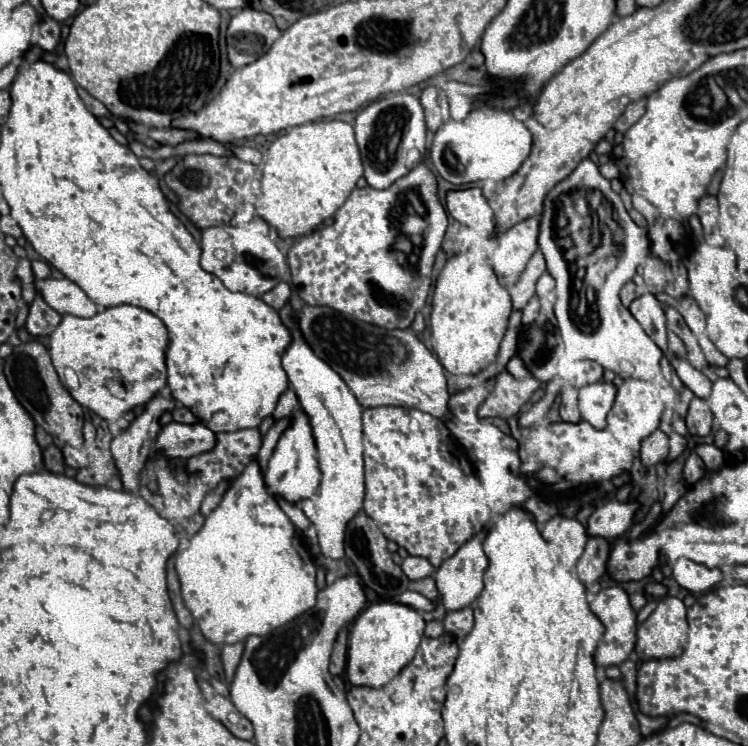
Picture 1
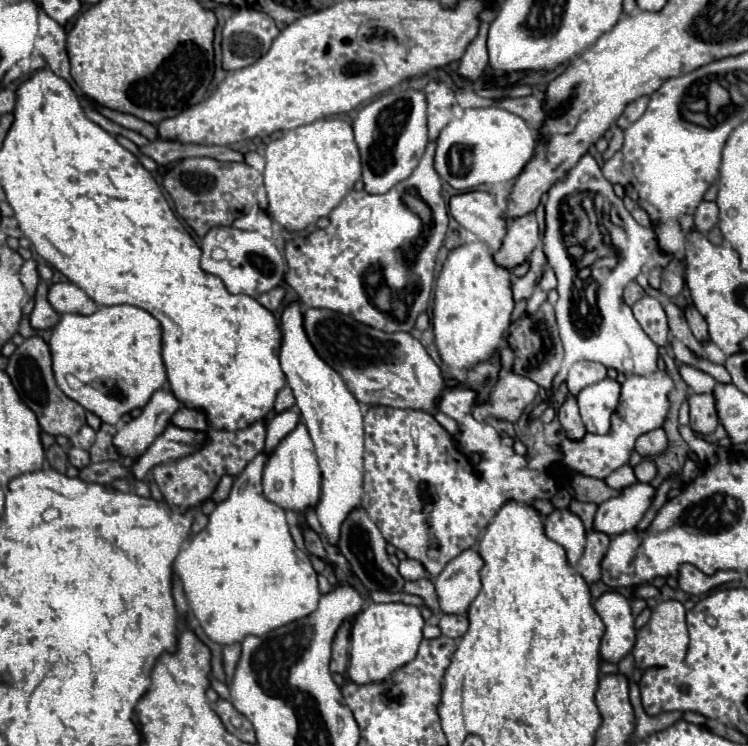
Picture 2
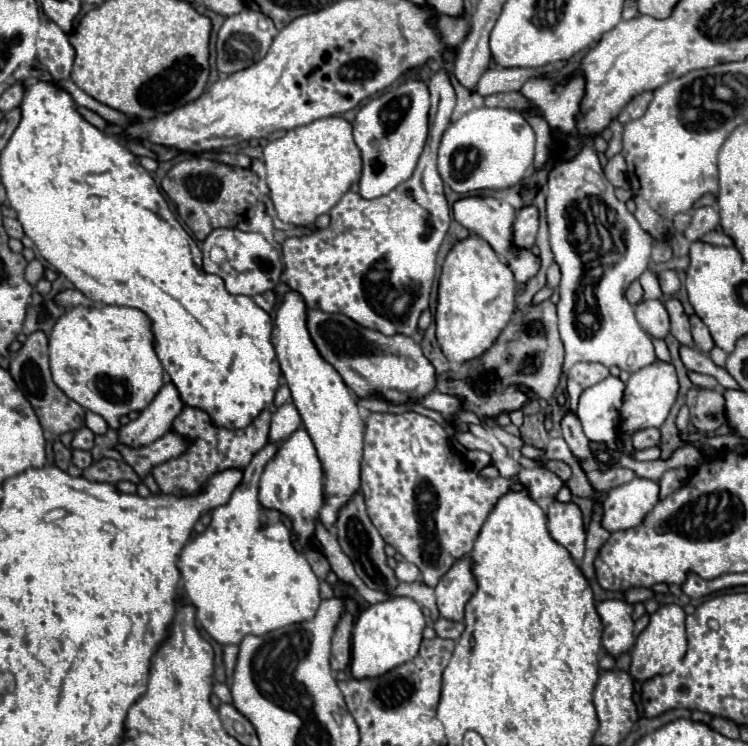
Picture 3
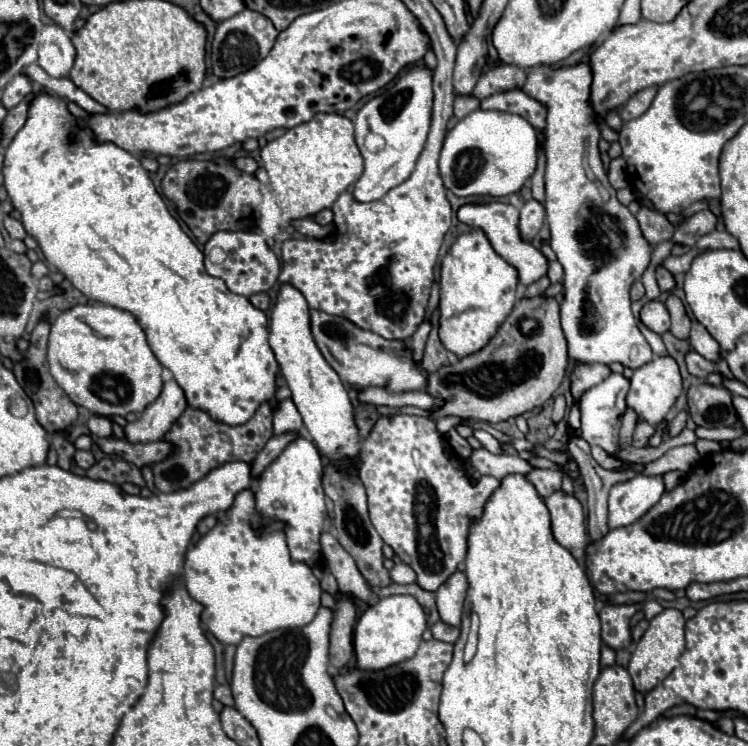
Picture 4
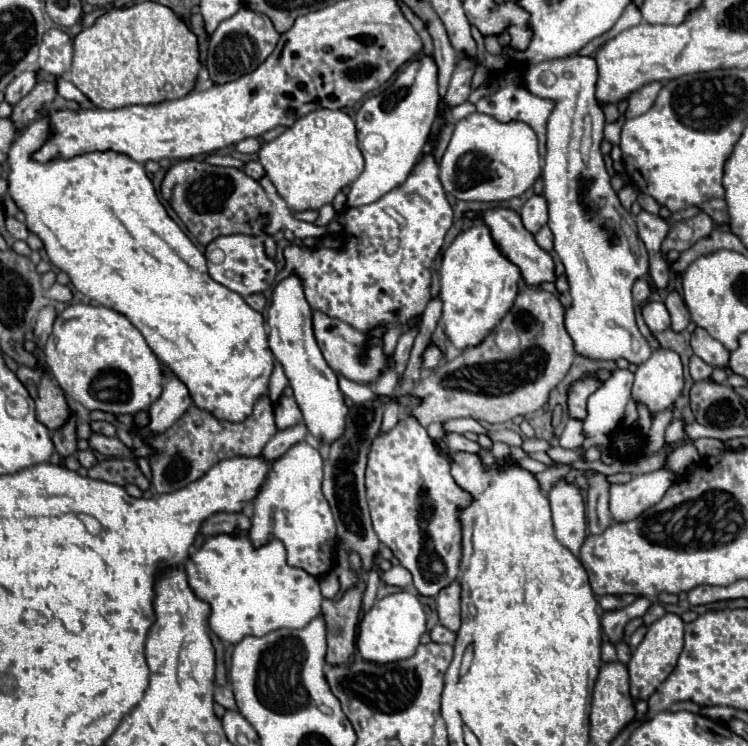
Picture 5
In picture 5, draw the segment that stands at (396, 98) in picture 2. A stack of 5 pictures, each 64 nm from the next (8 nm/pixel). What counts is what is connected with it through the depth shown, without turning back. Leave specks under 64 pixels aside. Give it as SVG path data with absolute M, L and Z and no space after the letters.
M418 54L418 58L410 60L402 70L396 74L396 80L390 84L390 90L386 94L376 94L364 100L356 114L356 128L358 128L358 142L366 138L366 134L376 132L382 134L386 140L386 148L380 154L364 154L366 168L364 172L350 184L350 192L344 204L344 210L358 208L364 204L372 204L384 194L388 194L392 188L398 188L416 166L422 146L430 134L430 126L438 114L438 68L434 56Z

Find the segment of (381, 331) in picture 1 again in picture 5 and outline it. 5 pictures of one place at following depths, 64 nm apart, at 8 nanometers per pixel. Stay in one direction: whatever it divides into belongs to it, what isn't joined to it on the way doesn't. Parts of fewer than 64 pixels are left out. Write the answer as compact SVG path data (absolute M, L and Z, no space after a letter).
M318 310L314 312L314 336L316 336L316 342L322 350L322 356L328 362L328 366L348 380L354 380L354 382L360 382L360 384L374 384L380 378L380 374L388 366L392 366L392 364L386 362L382 346L378 346L376 340L374 340L374 346L368 352L368 362L360 364L358 354L362 352L362 344L366 342L366 334L362 334L356 328L352 328L350 324L336 320L336 318L330 318L330 316L326 316L324 312L318 312Z

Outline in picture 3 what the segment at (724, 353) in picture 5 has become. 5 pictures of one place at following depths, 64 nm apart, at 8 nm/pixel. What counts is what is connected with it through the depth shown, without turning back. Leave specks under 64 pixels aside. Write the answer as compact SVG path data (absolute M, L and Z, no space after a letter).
M690 316L690 324L692 324L692 338L694 338L694 344L700 352L704 354L710 354L710 350L716 346L708 328L704 326L704 322L698 318L698 316Z

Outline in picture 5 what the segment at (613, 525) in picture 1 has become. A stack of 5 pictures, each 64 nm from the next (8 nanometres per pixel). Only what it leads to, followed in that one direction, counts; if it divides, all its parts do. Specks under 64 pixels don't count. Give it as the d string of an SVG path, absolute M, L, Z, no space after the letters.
M662 468L656 472L634 476L626 484L610 486L610 512L614 520L634 520L646 508L660 502L668 488L676 482L676 476L676 472Z

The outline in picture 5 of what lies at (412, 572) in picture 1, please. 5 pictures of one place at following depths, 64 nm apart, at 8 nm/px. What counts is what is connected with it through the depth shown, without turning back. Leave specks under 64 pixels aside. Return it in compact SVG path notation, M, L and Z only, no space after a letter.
M392 566L388 572L382 572L380 580L382 580L382 584L404 588L404 586L412 584L412 574L404 566Z

